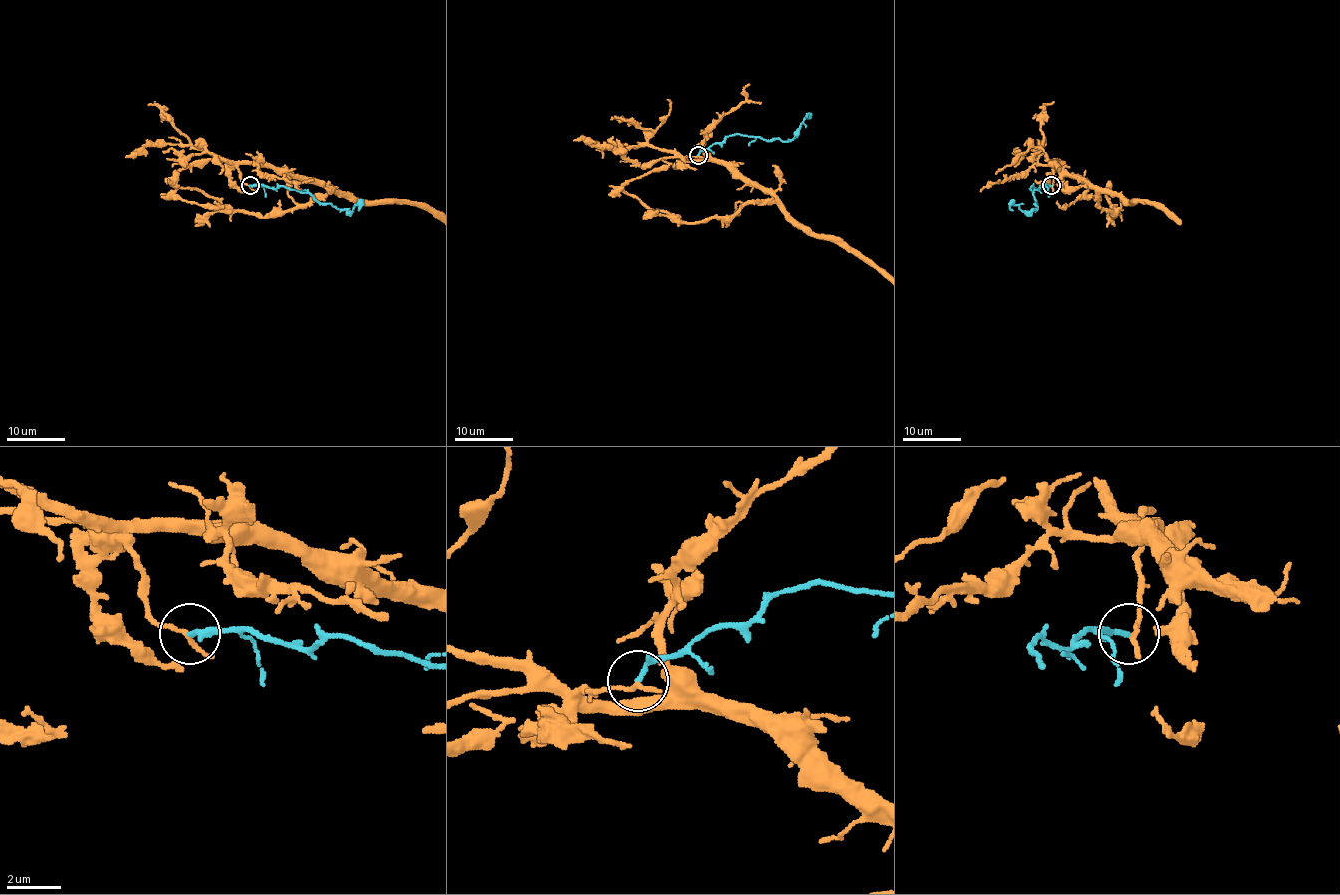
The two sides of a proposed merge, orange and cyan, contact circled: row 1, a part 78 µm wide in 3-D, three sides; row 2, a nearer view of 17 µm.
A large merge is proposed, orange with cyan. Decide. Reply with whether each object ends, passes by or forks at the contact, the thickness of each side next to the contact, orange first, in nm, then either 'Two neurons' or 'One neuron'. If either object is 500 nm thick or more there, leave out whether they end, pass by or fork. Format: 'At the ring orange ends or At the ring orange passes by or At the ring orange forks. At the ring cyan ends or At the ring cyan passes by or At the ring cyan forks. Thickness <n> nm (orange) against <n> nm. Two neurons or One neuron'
At the ring orange ends. At the ring cyan ends. Thickness 200 nm (orange) against 190 nm. Two neurons

